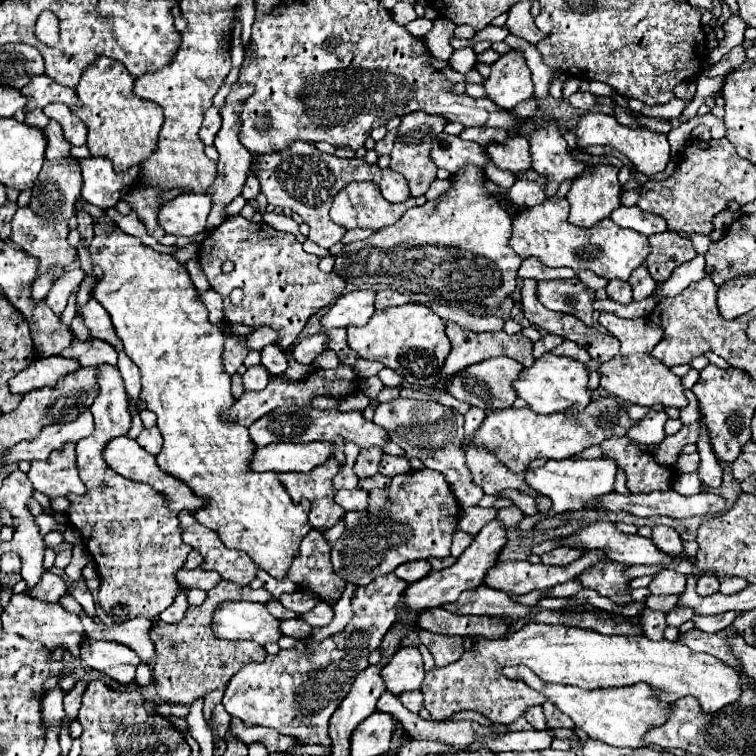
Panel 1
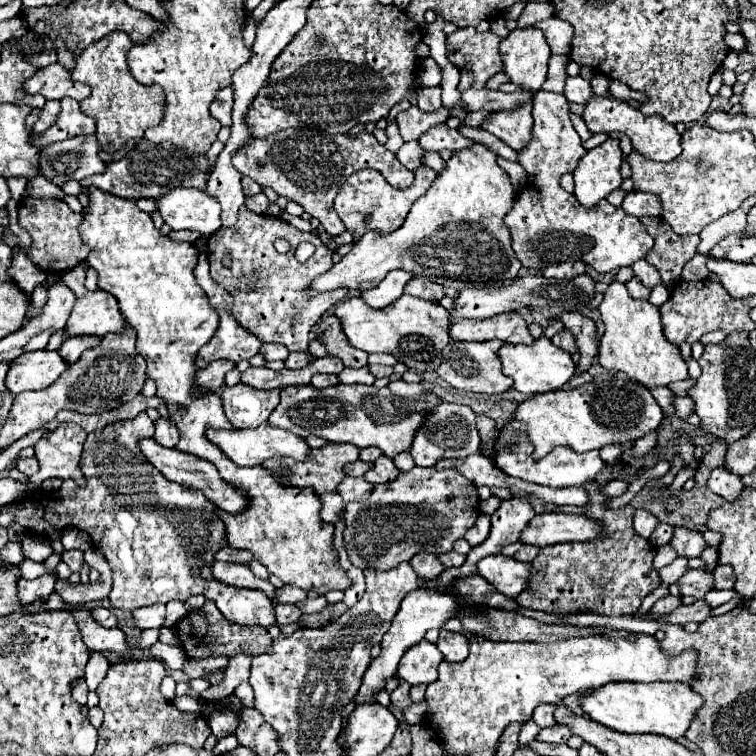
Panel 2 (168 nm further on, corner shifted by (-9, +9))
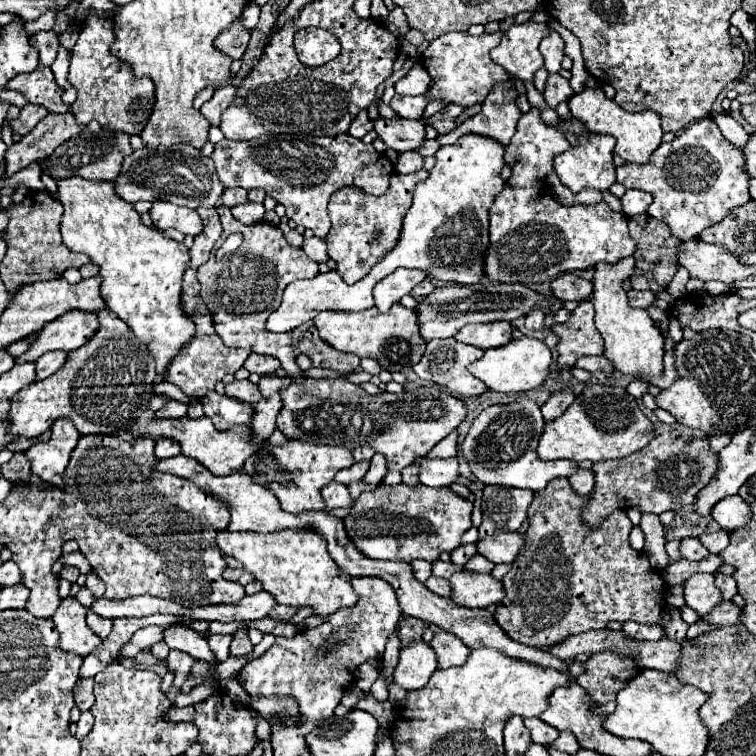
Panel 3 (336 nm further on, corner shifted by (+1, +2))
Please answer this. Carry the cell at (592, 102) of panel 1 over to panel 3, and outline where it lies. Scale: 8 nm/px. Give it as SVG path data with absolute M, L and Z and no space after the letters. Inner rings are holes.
M549 74L543 96L549 108L557 108L561 102L567 102L573 96L573 90L569 86L569 80L561 78L559 74Z

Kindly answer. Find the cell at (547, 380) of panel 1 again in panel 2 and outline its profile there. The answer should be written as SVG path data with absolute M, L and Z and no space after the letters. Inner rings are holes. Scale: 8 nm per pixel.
M539 337L531 345L509 345L507 343L499 349L499 361L501 361L503 375L513 379L513 389L517 389L519 393L527 393L527 395L557 391L565 383L569 383L569 379L575 373L571 355L567 351L555 347L551 343L551 339L547 339L547 337Z

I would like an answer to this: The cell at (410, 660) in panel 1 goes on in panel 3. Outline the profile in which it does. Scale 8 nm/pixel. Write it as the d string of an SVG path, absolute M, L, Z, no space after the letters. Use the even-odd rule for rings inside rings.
M417 642L411 648L403 648L399 654L399 664L395 668L395 682L405 690L423 688L431 674L437 670L437 658L429 644Z

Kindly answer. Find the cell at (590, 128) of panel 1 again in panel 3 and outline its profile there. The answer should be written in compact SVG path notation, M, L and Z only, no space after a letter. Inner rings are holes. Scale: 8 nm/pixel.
M583 90L581 94L575 94L569 100L569 110L571 114L589 130L589 132L599 132L599 134L609 134L617 140L615 144L615 154L619 154L625 162L637 162L637 164L647 164L651 154L657 150L657 146L661 144L661 122L659 116L651 110L647 112L625 112L623 108L619 108L613 100L605 98L603 90Z

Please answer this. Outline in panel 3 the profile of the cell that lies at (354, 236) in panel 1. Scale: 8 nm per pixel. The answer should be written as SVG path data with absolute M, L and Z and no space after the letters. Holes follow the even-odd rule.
M305 238L302 248L309 258L313 261L320 263L326 263L330 258L327 254L327 244L325 239L317 238Z

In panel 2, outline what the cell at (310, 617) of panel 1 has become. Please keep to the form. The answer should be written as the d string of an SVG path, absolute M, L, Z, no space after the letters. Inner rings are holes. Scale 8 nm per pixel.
M307 597L303 601L297 601L295 603L303 613L317 613L321 611L323 607L327 607L327 599L325 597Z

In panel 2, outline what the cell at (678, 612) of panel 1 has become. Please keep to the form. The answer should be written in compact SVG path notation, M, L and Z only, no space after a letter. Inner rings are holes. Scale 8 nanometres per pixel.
M713 589L713 591L709 591L709 593L705 595L705 601L707 601L711 607L719 607L719 605L727 603L727 601L733 599L733 597L741 597L741 595L739 595L737 591L733 591L733 589L725 589L725 591Z

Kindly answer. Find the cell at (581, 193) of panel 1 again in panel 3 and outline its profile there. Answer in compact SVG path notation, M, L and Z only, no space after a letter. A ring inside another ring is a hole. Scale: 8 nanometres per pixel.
M567 118L563 120L565 128L575 132L579 144L569 148L567 152L555 156L555 172L561 180L563 186L567 186L571 192L581 192L585 188L593 188L593 190L609 190L609 186L615 182L615 164L613 164L613 146L615 140L611 136L603 136L603 134L591 134L583 128L583 124L577 118Z

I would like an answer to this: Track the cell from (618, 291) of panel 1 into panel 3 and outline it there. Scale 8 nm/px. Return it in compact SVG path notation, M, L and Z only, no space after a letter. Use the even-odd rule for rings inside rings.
M629 290L627 292L627 298L629 298L629 304L633 308L647 308L653 304L653 292L647 290L647 292L639 292L639 290Z

